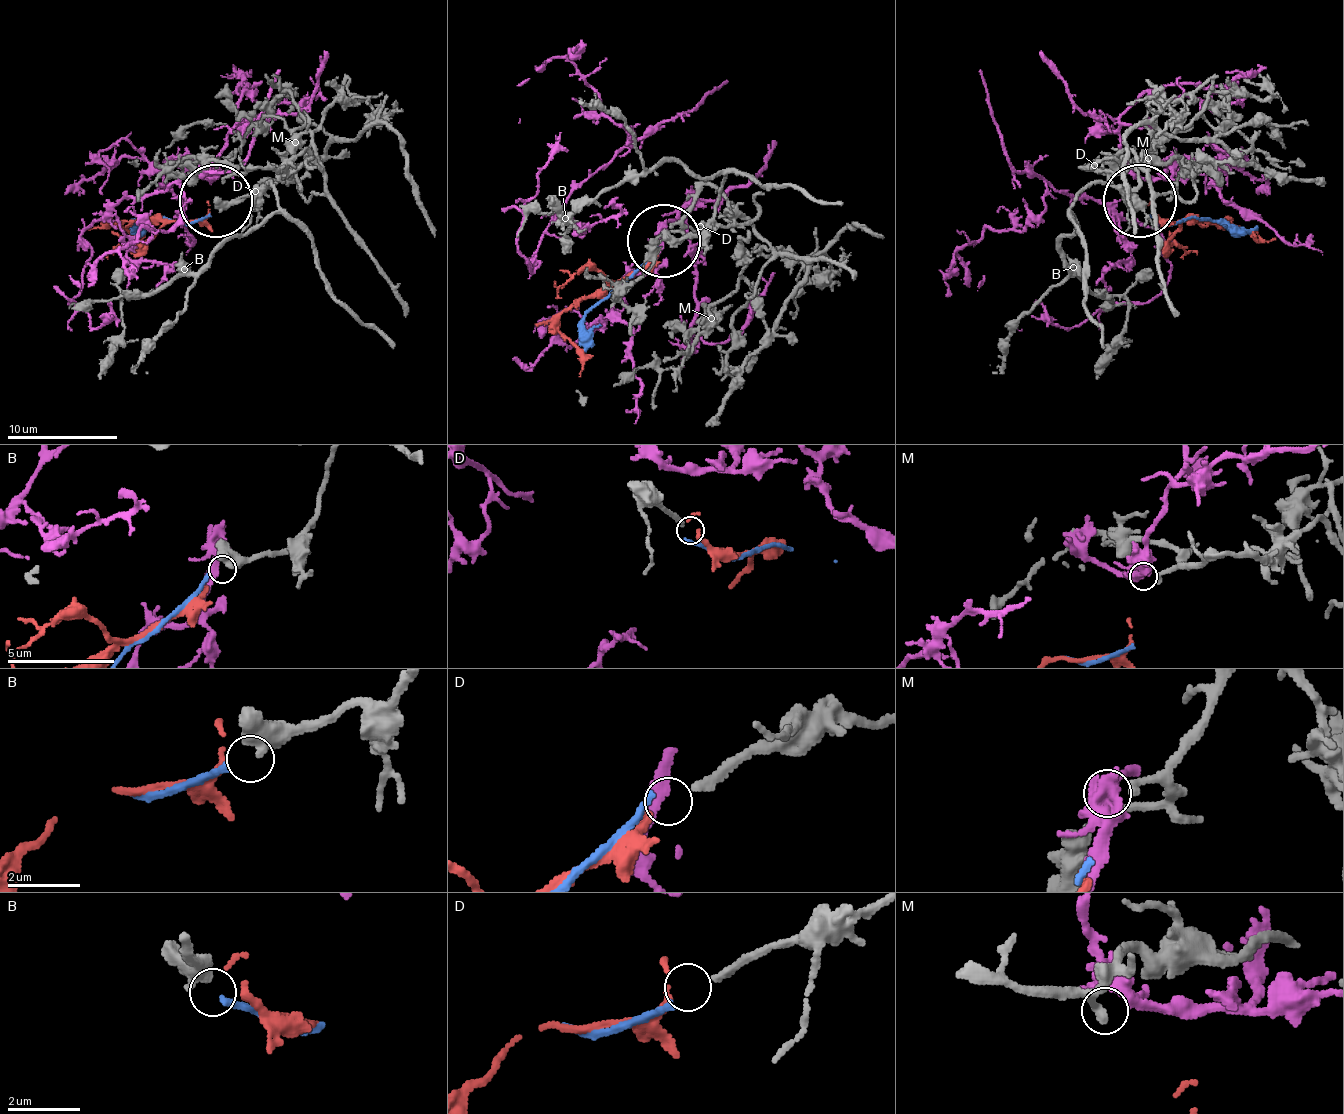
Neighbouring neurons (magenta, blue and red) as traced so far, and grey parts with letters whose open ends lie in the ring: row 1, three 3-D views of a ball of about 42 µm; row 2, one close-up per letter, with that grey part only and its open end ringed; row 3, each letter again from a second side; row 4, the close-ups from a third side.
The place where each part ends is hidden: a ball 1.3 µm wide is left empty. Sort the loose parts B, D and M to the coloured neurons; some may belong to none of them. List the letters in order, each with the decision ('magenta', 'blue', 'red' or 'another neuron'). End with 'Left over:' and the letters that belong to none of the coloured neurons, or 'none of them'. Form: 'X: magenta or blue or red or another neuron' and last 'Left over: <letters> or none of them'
B: blue
D: red
M: another neuron
Left over: M

